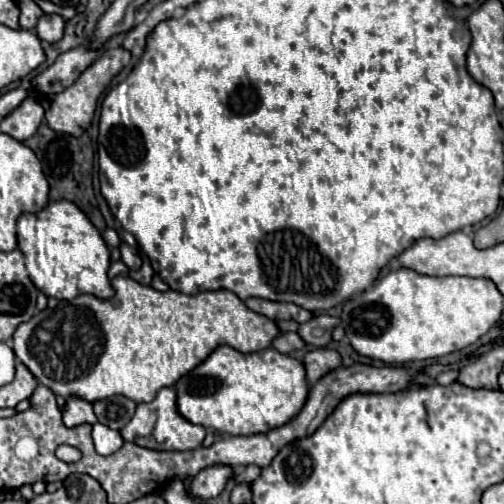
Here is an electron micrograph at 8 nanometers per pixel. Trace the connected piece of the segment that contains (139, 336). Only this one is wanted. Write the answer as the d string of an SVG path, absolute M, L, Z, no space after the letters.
M124 275L114 277L112 287L116 291L114 301L100 301L94 295L78 295L72 301L60 301L54 309L46 307L14 331L12 351L16 359L20 359L36 381L46 385L54 395L62 395L64 399L80 397L88 403L112 395L124 395L136 403L148 403L162 387L174 385L180 377L198 367L216 347L230 345L240 353L256 353L270 347L272 339L280 335L274 321L244 307L244 301L232 291L184 295L168 289L162 293Z

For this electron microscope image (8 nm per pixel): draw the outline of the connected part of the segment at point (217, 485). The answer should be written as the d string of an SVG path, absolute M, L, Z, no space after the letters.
M228 465L206 467L192 479L190 495L200 497L200 499L218 497L220 491L226 487L228 479L232 479L232 477L234 477L234 467L228 467Z

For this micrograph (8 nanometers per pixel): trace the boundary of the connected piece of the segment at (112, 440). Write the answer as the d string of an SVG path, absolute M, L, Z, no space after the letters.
M96 423L94 425L94 431L92 431L92 437L94 437L94 445L98 451L118 451L124 443L122 435L102 423Z

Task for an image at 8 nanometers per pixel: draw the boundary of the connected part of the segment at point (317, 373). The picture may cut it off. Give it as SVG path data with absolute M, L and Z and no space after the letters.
M314 349L308 351L304 357L304 367L308 373L308 381L314 385L320 377L330 373L332 369L342 365L342 357L334 349Z

